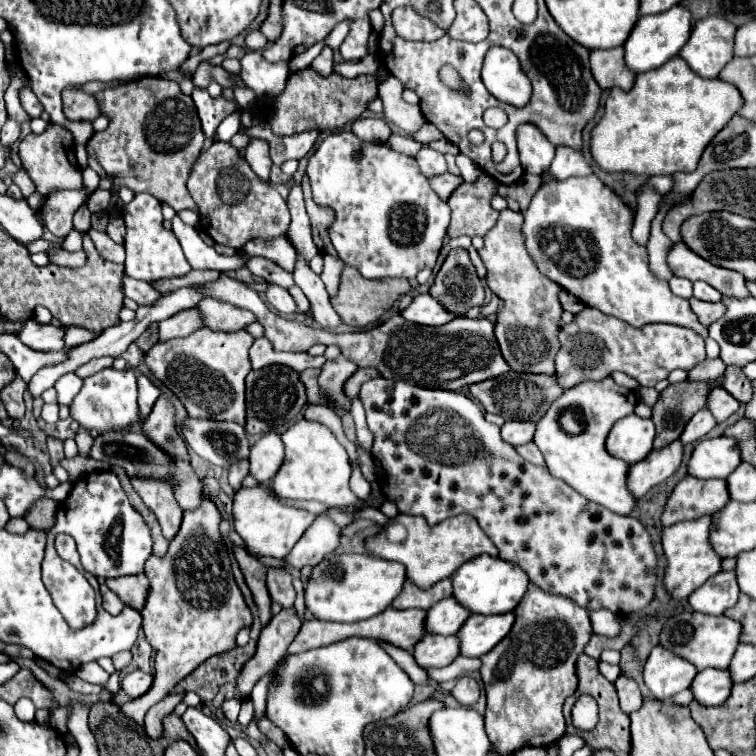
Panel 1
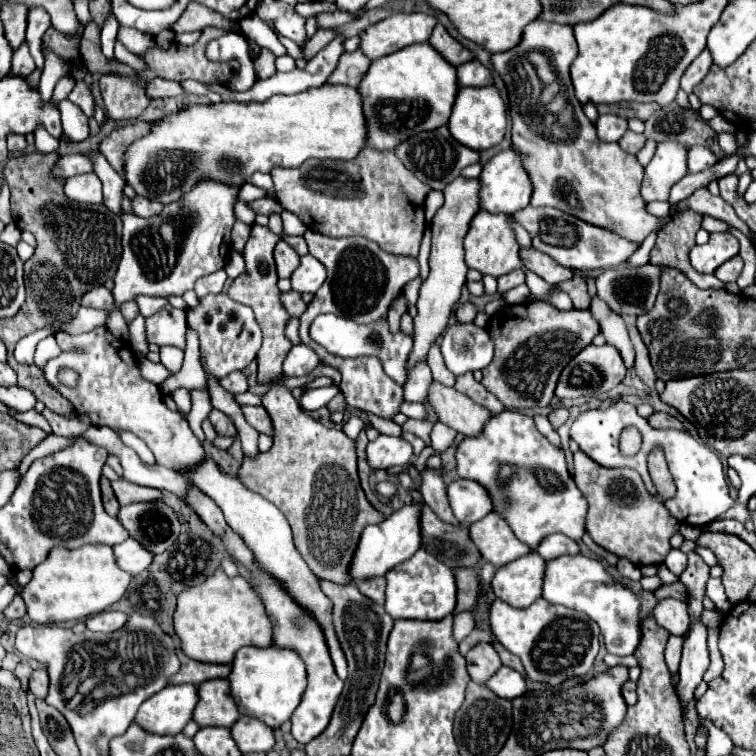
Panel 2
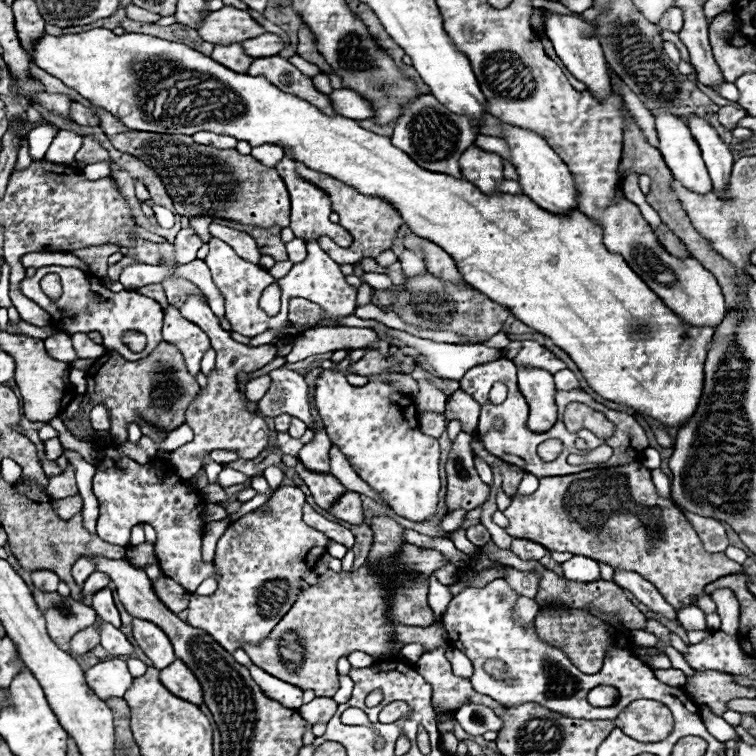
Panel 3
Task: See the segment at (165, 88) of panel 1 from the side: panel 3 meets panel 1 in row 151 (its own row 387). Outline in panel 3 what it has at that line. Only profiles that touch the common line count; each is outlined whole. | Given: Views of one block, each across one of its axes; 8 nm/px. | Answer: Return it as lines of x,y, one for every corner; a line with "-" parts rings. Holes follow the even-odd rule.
170,342
158,344
152,354
134,362
128,362
118,352
106,352
102,358
94,362
86,380
88,380
88,396
94,398
90,402
104,404
108,408
110,434
118,444
128,440
130,422
138,424
140,420
144,420
164,432
176,430
186,422
184,414
202,390
196,378
188,372
184,356

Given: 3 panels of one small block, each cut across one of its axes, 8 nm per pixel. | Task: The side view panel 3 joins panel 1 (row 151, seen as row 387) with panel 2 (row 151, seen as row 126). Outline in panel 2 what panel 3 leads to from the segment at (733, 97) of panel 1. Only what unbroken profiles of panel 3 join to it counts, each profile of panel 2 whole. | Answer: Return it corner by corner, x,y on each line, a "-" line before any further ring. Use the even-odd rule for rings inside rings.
324,84
320,88
308,88
290,96
272,96
264,104
238,104
220,102
210,106
190,106
176,114
164,116
144,140
138,140
128,148
124,156
124,177
136,194
170,204
178,200
182,192
188,192
200,176
212,176
214,180
224,180
226,184
242,186
254,172
270,172
274,166
296,168
308,158
332,158
332,160
352,160
366,146
366,118
362,110
360,92
352,86

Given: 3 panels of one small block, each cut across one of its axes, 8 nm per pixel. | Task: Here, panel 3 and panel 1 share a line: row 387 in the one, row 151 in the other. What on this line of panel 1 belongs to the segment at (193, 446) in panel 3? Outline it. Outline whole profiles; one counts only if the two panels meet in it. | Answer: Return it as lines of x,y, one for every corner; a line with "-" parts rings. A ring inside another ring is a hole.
214,142
198,156
188,180
188,192
200,210
202,232
218,244
240,250
248,240
272,240
288,230
290,212
284,198
270,184
258,180
248,162
228,142

